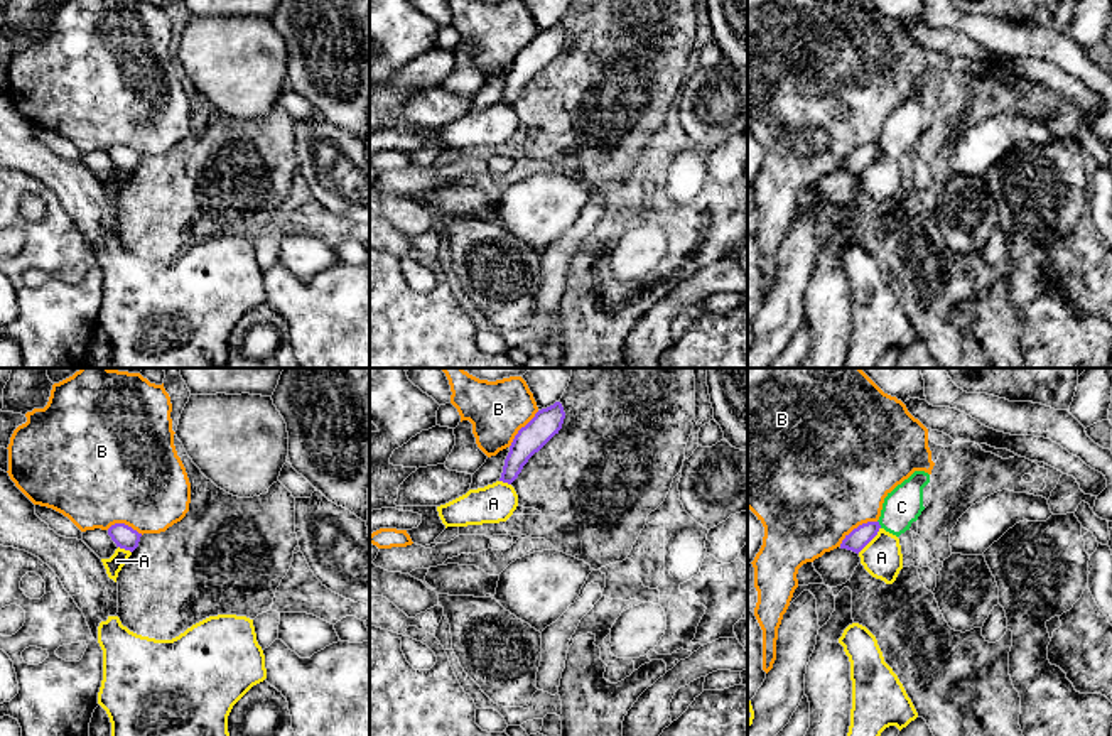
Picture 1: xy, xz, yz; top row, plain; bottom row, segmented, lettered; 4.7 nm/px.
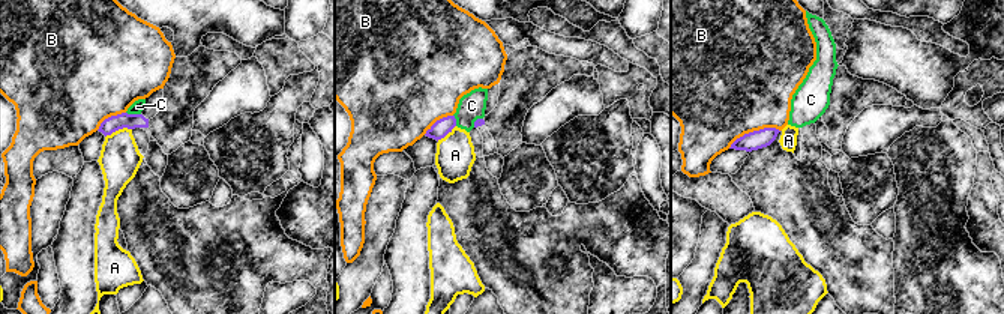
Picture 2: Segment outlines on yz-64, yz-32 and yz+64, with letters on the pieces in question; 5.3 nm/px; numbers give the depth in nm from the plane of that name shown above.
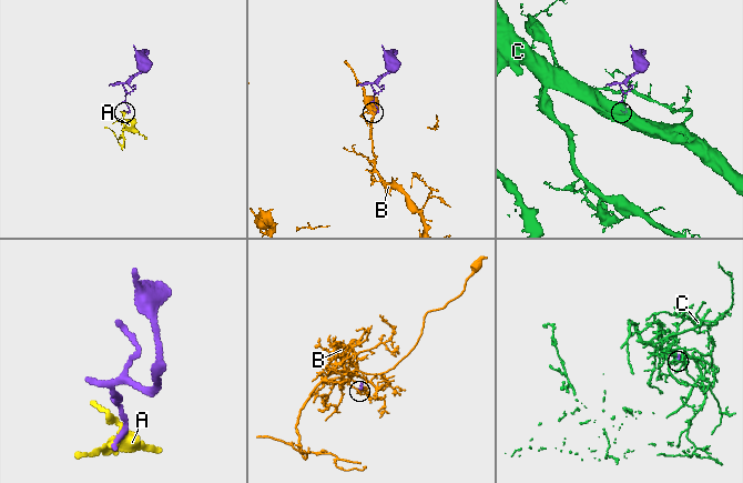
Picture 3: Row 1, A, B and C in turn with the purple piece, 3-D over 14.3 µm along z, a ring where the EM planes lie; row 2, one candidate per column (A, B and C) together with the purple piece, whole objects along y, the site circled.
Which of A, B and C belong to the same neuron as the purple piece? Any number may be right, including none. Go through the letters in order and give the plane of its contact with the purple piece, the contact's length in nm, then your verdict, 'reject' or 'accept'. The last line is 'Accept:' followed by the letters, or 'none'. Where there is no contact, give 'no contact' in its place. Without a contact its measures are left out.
A: meets purple in yz; contact 170 nm long; reject
B: meets purple in yz; contact 220 nm long; reject
C: meets purple in yz; contact 40 nm long; reject
Accept: none

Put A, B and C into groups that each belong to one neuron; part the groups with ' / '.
A C / B

